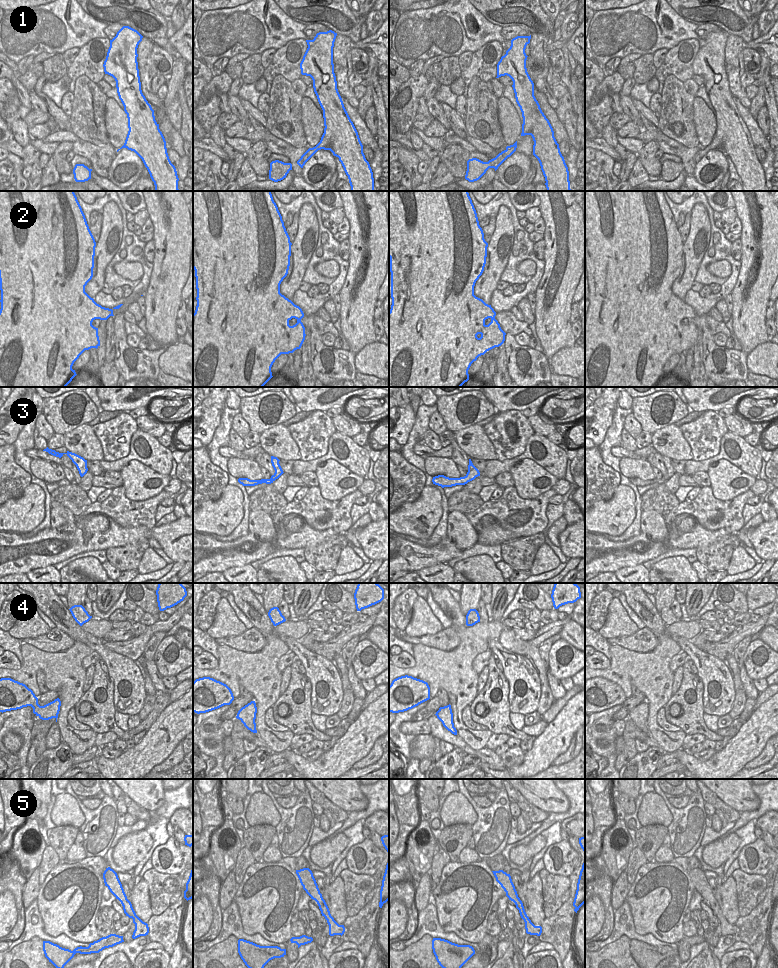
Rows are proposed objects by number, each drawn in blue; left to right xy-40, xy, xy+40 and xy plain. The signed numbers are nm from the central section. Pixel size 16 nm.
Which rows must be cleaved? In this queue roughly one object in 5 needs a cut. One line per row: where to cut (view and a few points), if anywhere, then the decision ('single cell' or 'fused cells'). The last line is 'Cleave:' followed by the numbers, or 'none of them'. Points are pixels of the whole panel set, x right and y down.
1: no cut | single cell
2: no cut | single cell
3: no cut | single cell
4: no cut | single cell
5: no cut | single cell
Cleave: none of them

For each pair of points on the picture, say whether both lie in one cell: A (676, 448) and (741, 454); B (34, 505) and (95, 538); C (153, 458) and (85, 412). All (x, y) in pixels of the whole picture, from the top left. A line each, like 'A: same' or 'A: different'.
A: same
B: different
C: different

